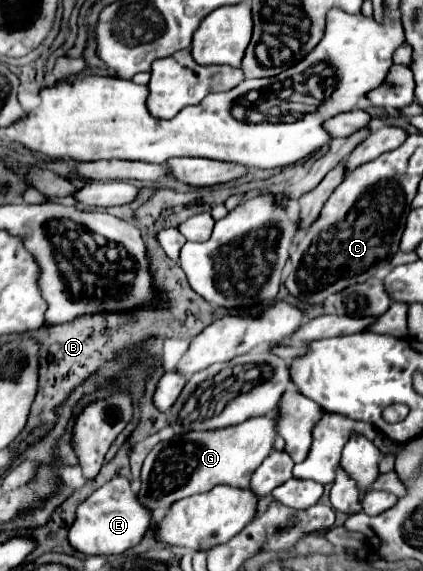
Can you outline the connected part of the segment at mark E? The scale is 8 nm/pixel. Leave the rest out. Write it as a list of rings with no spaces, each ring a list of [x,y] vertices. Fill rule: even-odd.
[[[123,477],[111,479],[97,489],[77,509],[77,519],[69,529],[69,545],[83,555],[119,555],[135,547],[149,529],[149,509],[133,495],[129,481]]]

